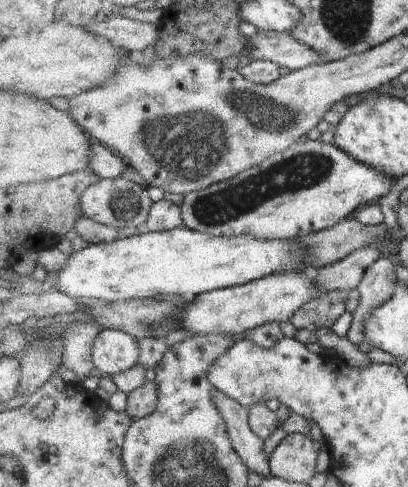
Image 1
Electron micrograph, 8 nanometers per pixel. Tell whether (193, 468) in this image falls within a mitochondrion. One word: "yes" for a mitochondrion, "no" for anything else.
yes

